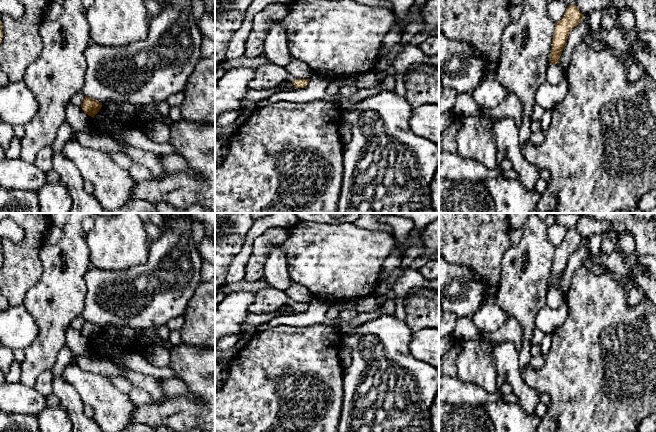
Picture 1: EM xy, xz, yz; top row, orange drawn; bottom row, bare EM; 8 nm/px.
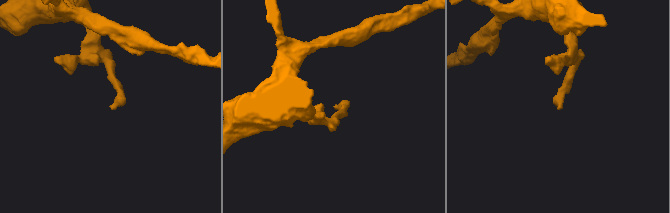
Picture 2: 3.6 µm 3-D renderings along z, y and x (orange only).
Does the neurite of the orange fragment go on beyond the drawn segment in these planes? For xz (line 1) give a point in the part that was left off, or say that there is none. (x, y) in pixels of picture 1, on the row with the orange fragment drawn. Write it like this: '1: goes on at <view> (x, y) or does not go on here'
1: goes on at xz (291, 78)

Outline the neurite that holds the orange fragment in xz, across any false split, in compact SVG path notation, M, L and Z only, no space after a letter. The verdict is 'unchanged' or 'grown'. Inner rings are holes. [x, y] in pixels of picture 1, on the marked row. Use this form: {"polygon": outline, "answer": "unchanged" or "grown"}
{"polygon": "M291 74L288 76L288 82L292 83L295 88L305 88L308 85L309 81L310 79L296 78Z", "answer": "grown"}

